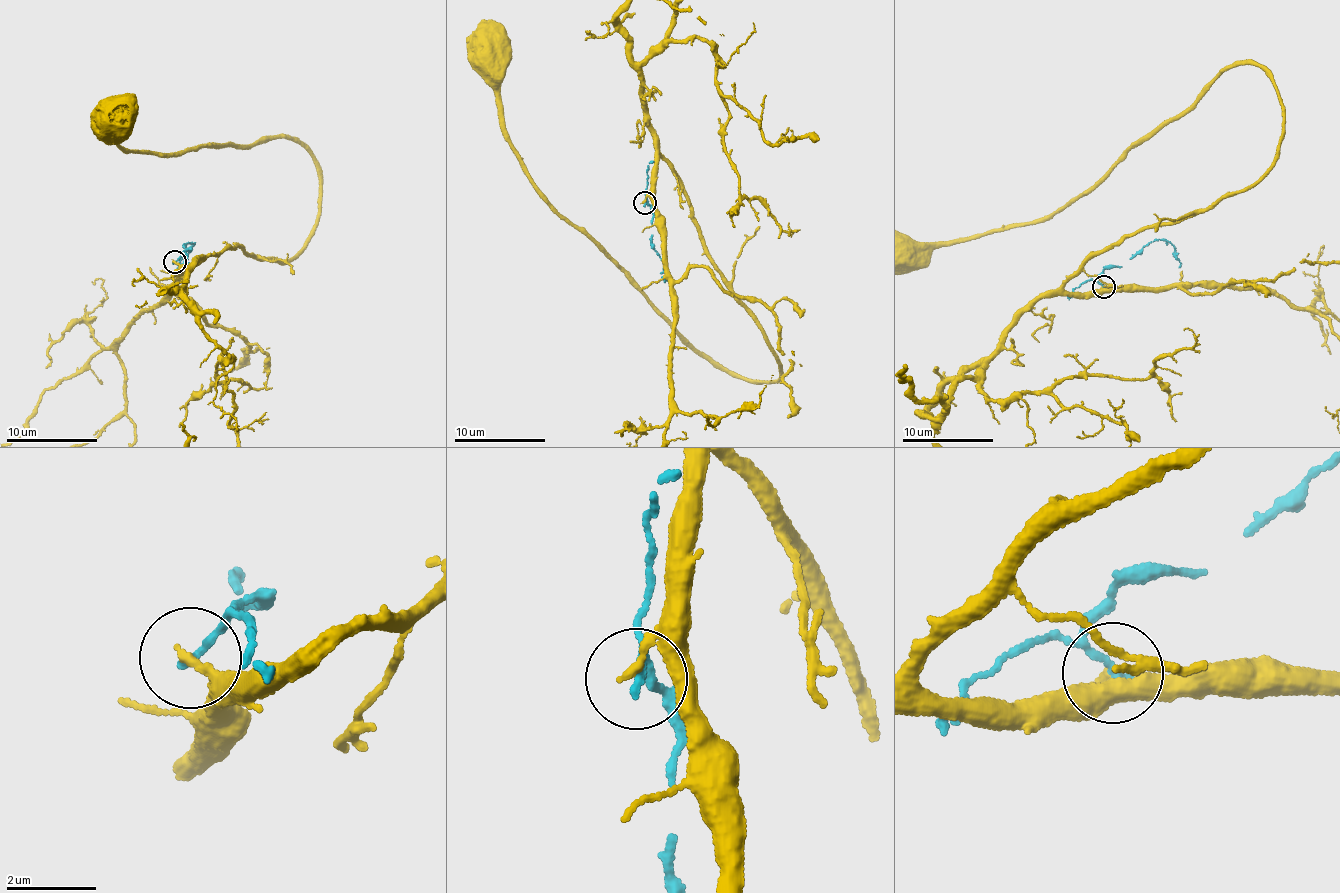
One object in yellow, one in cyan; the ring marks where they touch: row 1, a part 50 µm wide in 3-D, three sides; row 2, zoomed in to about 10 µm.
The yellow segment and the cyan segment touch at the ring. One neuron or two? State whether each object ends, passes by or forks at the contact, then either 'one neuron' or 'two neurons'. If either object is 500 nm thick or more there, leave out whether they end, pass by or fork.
yellow ends there; cyan ends there; two neurons

